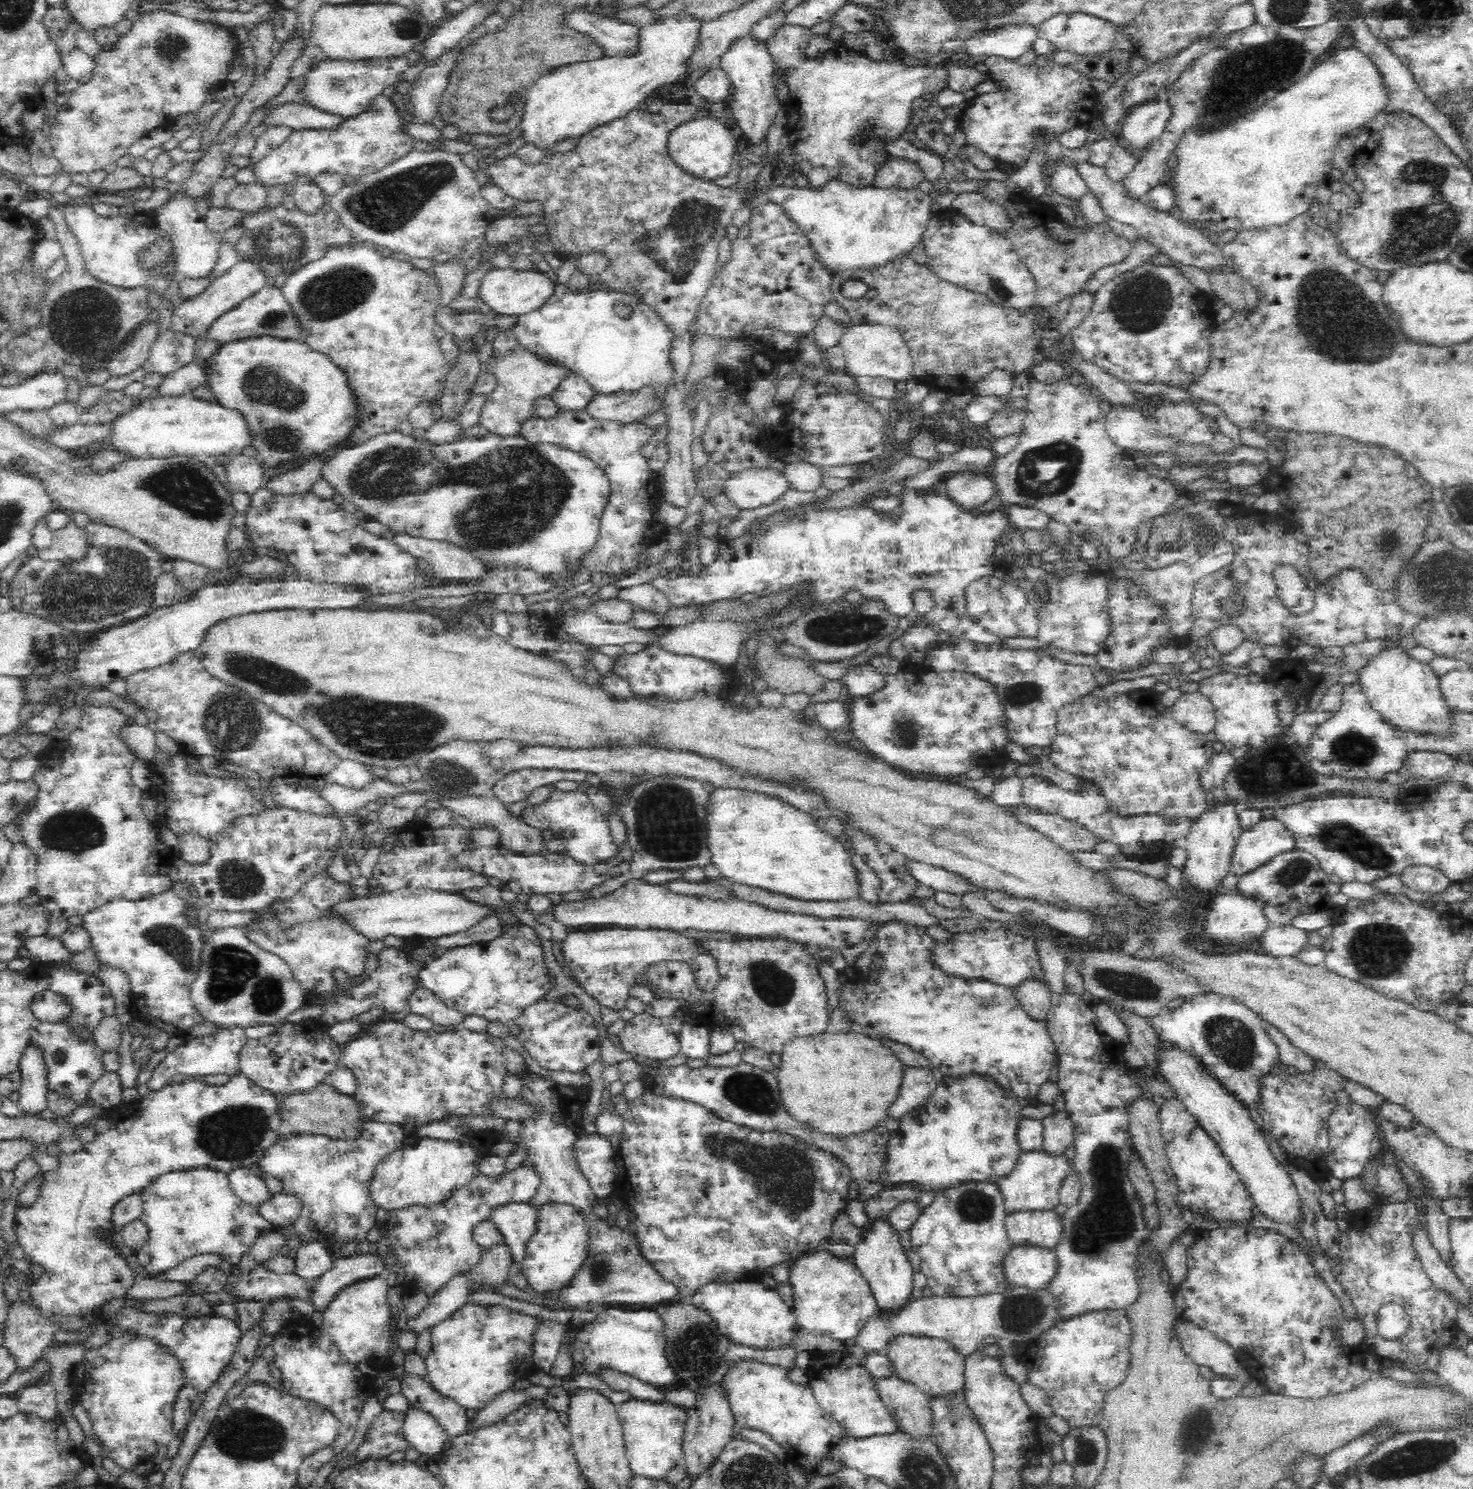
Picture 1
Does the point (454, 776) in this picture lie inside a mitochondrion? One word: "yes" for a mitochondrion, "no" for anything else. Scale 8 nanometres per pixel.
yes

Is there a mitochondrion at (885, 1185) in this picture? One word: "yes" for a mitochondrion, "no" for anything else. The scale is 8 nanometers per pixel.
no

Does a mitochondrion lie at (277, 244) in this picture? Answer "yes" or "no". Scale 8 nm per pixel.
yes

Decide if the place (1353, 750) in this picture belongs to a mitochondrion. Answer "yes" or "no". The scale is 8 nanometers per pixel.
yes

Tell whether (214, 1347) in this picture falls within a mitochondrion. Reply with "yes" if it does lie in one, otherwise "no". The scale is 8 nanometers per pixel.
no

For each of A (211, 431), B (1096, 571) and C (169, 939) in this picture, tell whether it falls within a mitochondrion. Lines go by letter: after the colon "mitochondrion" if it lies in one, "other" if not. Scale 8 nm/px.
A: other
B: other
C: mitochondrion

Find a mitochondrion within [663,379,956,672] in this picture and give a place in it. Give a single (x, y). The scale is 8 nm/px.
(835, 627)

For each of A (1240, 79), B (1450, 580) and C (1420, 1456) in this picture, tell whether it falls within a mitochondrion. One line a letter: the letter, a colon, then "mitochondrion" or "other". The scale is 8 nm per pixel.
A: mitochondrion
B: mitochondrion
C: mitochondrion

